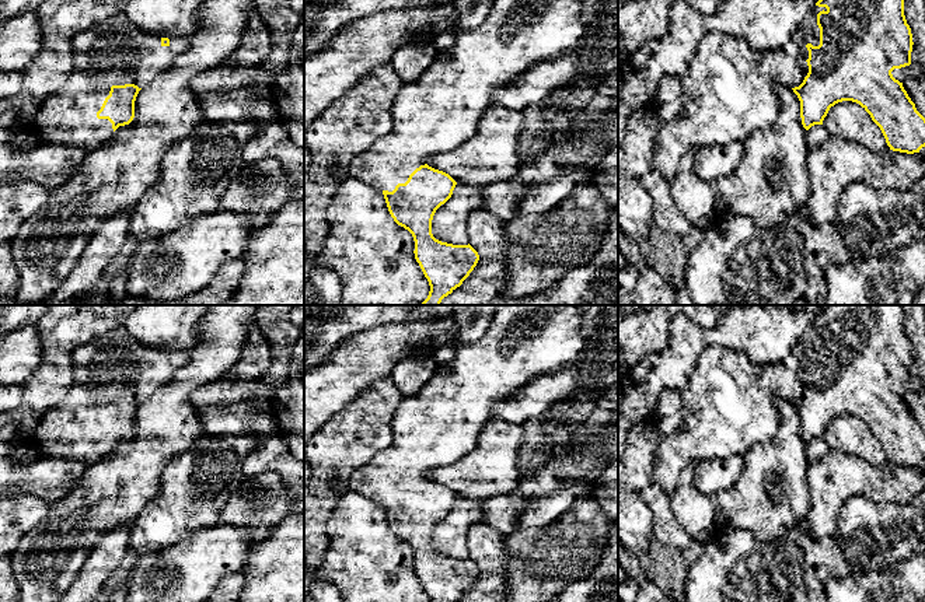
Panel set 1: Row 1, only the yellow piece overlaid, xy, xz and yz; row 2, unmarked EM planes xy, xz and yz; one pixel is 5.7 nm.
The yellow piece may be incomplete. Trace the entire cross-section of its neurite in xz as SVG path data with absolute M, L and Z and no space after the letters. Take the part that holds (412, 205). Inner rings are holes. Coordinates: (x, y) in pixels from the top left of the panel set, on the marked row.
M493 0L481 25L474 29L454 28L453 48L439 50L416 81L401 85L391 109L392 129L349 161L349 175L380 189L394 221L413 237L415 259L430 286L420 305L440 305L479 260L470 244L453 245L433 237L433 216L451 197L457 182L429 167L426 158L457 148L472 137L496 88L537 63L575 50L586 31L583 6L584 0Z

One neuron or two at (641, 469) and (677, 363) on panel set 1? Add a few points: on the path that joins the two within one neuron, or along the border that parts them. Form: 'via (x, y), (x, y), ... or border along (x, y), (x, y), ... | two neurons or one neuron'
border along (652, 417), (639, 420), (632, 427) | two neurons

